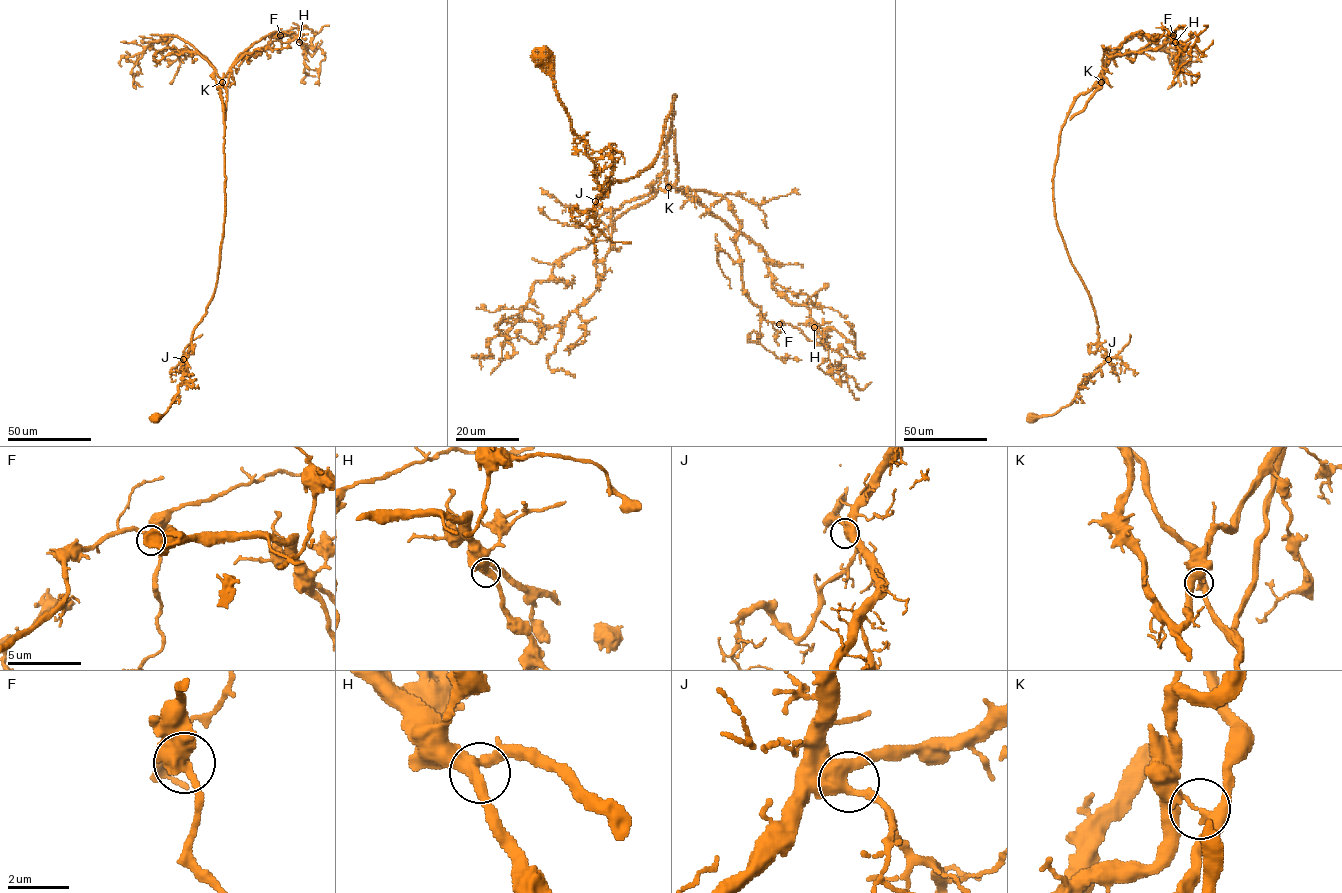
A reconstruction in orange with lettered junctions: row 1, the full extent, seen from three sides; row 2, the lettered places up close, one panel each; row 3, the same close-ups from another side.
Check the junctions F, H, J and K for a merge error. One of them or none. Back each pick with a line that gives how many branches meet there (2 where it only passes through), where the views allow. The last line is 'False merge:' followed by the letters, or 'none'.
K: branches 3
False merge: K

